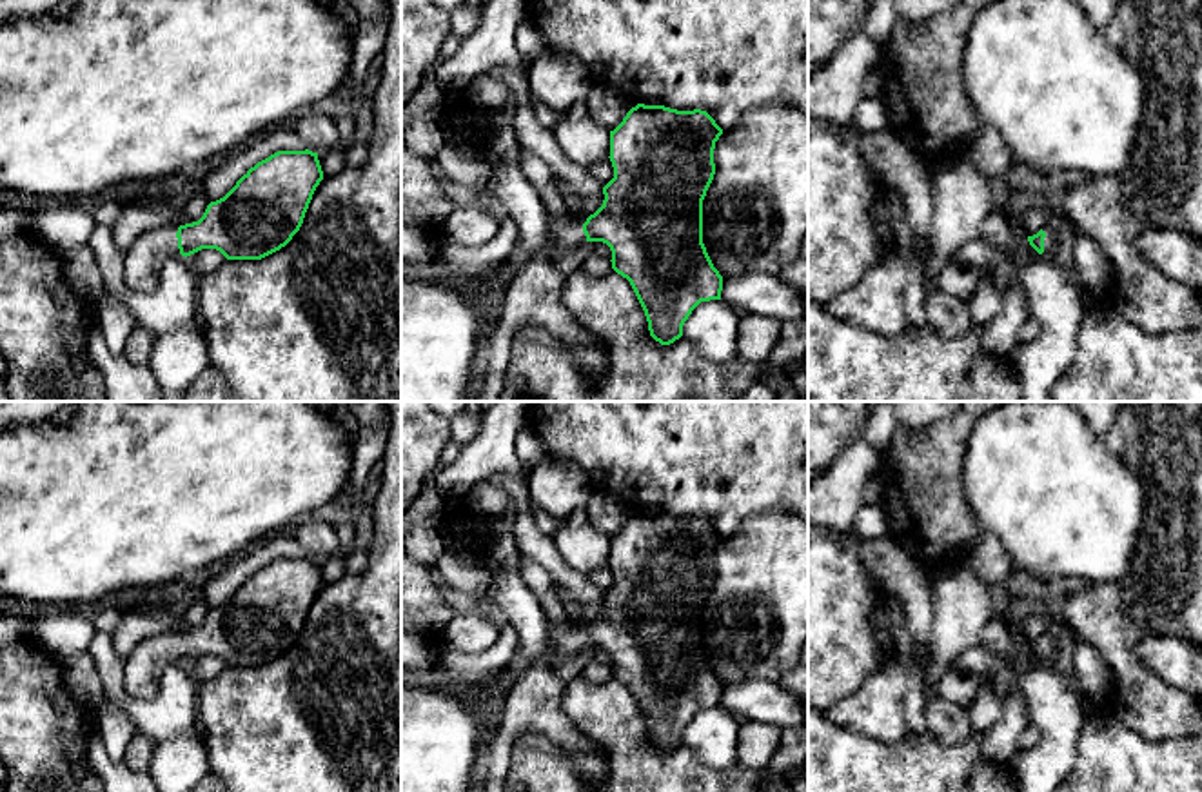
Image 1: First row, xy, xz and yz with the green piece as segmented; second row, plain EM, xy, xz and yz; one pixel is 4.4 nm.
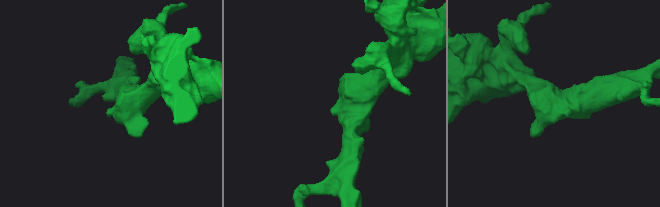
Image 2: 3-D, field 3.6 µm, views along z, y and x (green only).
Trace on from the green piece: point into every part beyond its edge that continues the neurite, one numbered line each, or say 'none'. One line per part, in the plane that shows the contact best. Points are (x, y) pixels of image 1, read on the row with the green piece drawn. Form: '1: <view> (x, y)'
1: xy (144, 260)

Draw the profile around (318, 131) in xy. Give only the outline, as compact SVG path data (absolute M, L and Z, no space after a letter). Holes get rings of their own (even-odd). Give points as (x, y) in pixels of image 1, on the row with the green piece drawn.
M318 109L298 116L292 127L305 144L305 147L312 153L321 153L340 145L340 136L334 120L320 113Z

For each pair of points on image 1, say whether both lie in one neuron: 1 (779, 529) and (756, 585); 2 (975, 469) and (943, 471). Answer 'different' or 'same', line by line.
1: same
2: different

